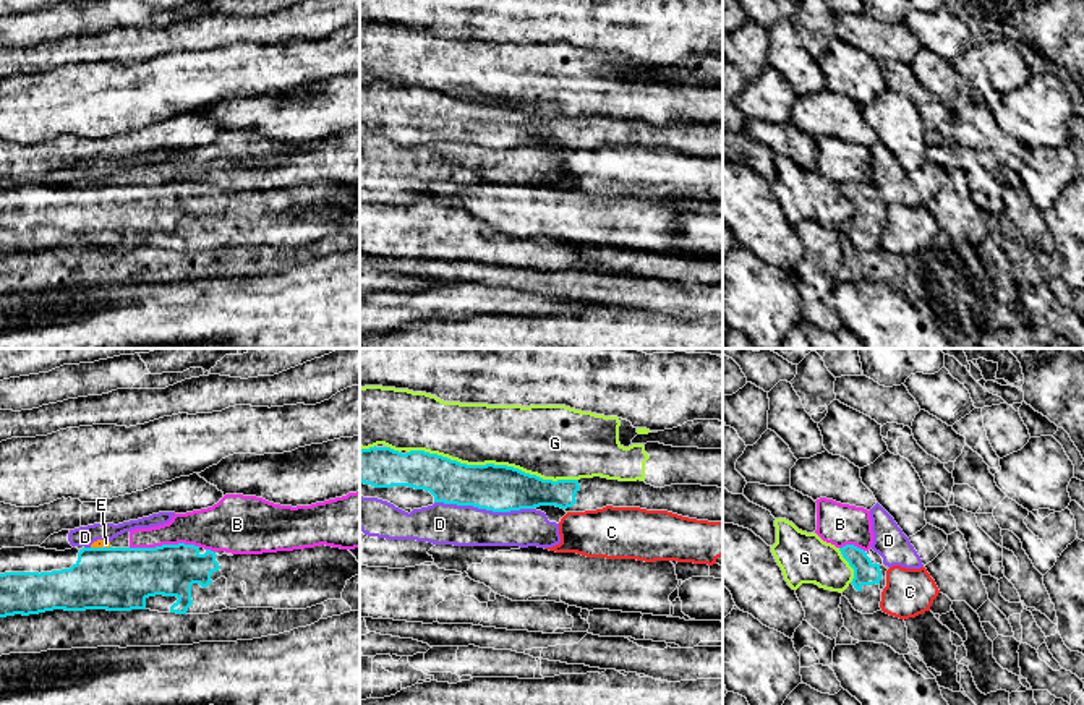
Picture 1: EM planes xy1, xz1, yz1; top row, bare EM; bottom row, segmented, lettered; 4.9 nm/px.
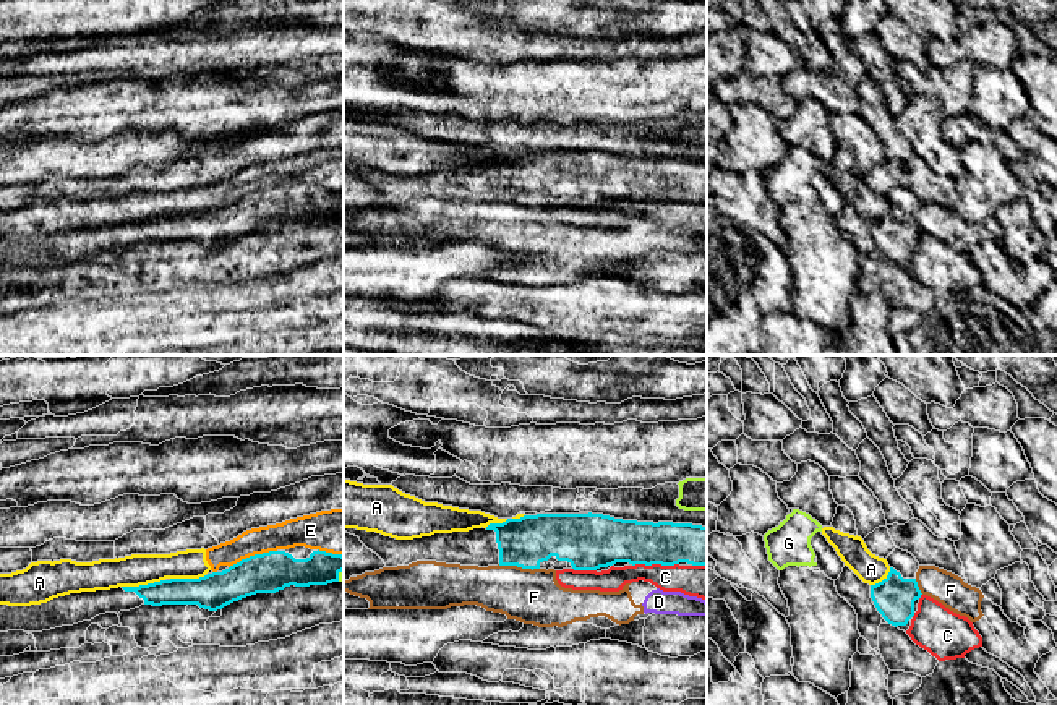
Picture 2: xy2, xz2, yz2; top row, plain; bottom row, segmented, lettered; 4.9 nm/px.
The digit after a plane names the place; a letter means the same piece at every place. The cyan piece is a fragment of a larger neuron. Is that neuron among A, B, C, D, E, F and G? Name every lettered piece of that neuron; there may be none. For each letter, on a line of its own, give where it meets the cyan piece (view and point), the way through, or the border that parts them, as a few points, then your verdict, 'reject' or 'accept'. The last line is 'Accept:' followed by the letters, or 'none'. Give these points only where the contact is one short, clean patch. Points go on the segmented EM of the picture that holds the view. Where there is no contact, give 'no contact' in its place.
A: contact xy2 (143, 585); border xy2 (164, 579), (122, 587); reject
B: contact xy1 (164, 545); border xy1 (200, 546), (175, 543), (130, 548); reject
C: contact xz2 (655, 563); reject
D: contact xz1 (485, 508); reject
E: contact xy2 (252, 556); reject
F: contact xz2 (519, 566); reject
G: contact xz1 (493, 464); reject
Accept: none

